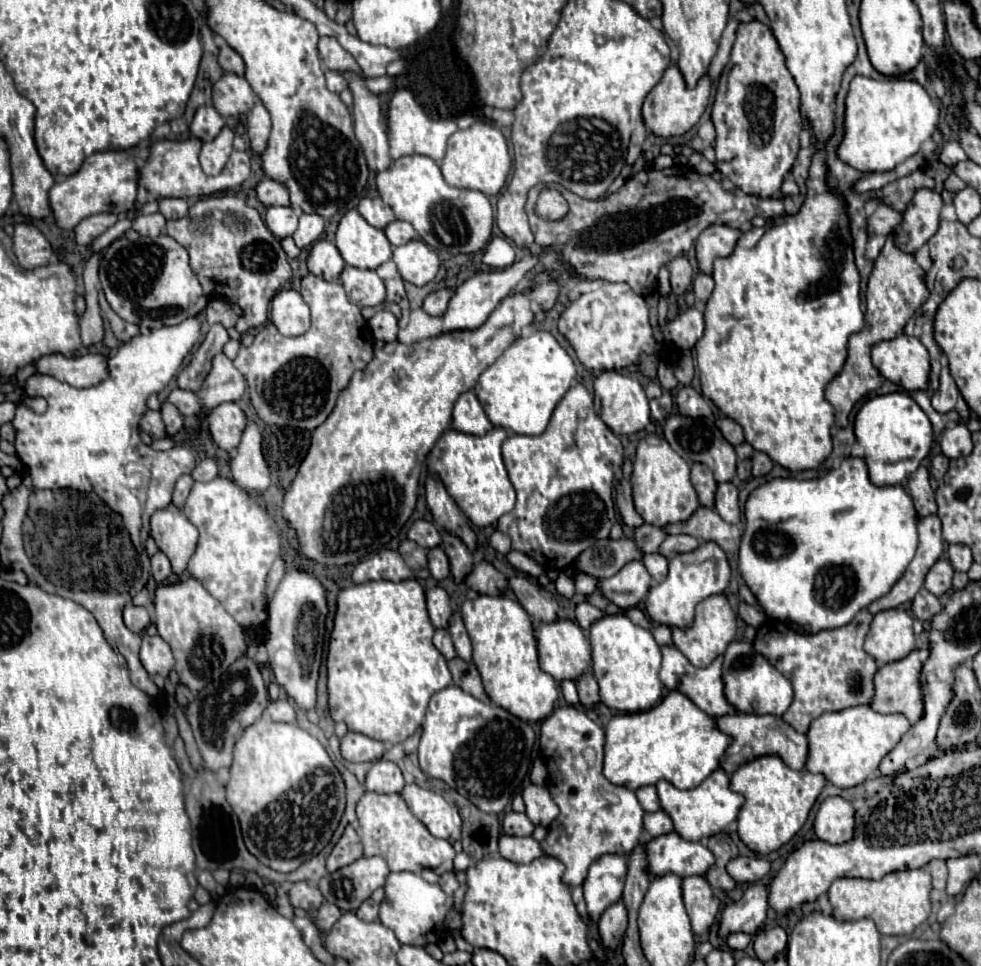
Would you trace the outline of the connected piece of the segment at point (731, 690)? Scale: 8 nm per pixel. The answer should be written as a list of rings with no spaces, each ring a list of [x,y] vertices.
[[[735,641],[725,651],[723,661],[723,679],[725,679],[725,697],[739,713],[755,713],[755,715],[775,715],[781,717],[793,701],[793,687],[789,679],[785,679],[767,659],[753,649],[751,643]]]

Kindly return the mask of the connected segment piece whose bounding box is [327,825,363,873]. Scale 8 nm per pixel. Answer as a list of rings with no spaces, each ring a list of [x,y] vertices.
[[[347,825],[345,833],[341,835],[341,839],[337,841],[337,845],[333,847],[329,859],[327,859],[327,871],[333,873],[345,865],[351,865],[353,861],[357,861],[359,857],[363,857],[363,845],[361,839],[357,835],[357,831]]]

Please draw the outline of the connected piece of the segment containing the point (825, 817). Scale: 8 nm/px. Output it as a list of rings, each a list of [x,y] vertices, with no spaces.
[[[827,797],[815,817],[815,833],[827,843],[845,843],[853,837],[855,809],[843,797]]]

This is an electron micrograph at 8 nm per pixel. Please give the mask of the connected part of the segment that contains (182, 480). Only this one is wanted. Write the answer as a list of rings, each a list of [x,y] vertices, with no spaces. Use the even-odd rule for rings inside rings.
[[[183,475],[183,477],[179,477],[179,481],[177,481],[177,485],[175,485],[175,491],[173,491],[173,499],[171,499],[173,507],[177,507],[177,509],[183,509],[183,505],[185,505],[185,499],[187,499],[187,495],[189,495],[191,487],[193,487],[193,479],[191,479],[189,475]]]

